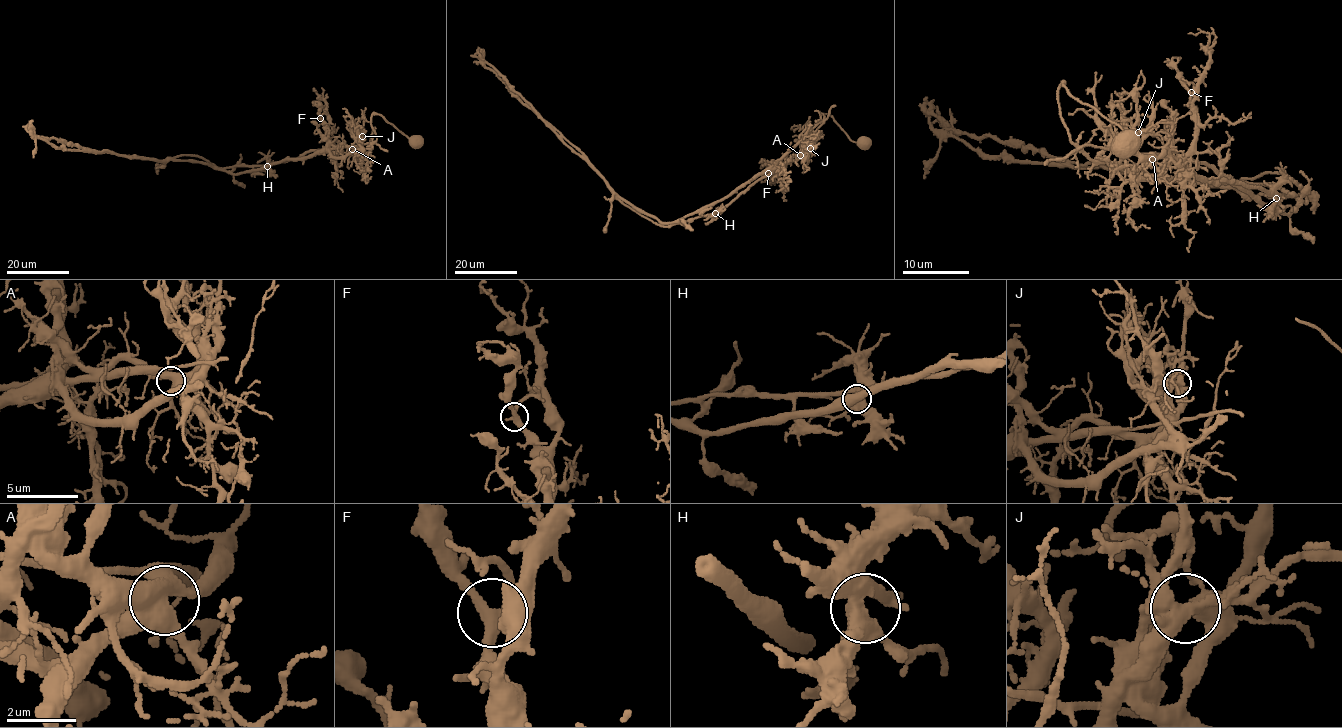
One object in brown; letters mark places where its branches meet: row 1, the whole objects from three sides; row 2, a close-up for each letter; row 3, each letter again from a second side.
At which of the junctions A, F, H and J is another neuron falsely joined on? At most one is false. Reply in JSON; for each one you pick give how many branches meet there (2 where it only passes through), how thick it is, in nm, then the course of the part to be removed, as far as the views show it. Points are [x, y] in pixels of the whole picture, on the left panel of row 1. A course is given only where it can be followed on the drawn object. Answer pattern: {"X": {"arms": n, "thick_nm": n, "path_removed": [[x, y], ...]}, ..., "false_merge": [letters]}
{"J": {"arms": 6, "thick_nm": 400, "path_removed": [[361, 136], [356, 147], [312, 149], [285, 161], [223, 168], [197, 156], [160, 161], [37, 137], [32, 120]]}, "false_merge": ["J"]}

